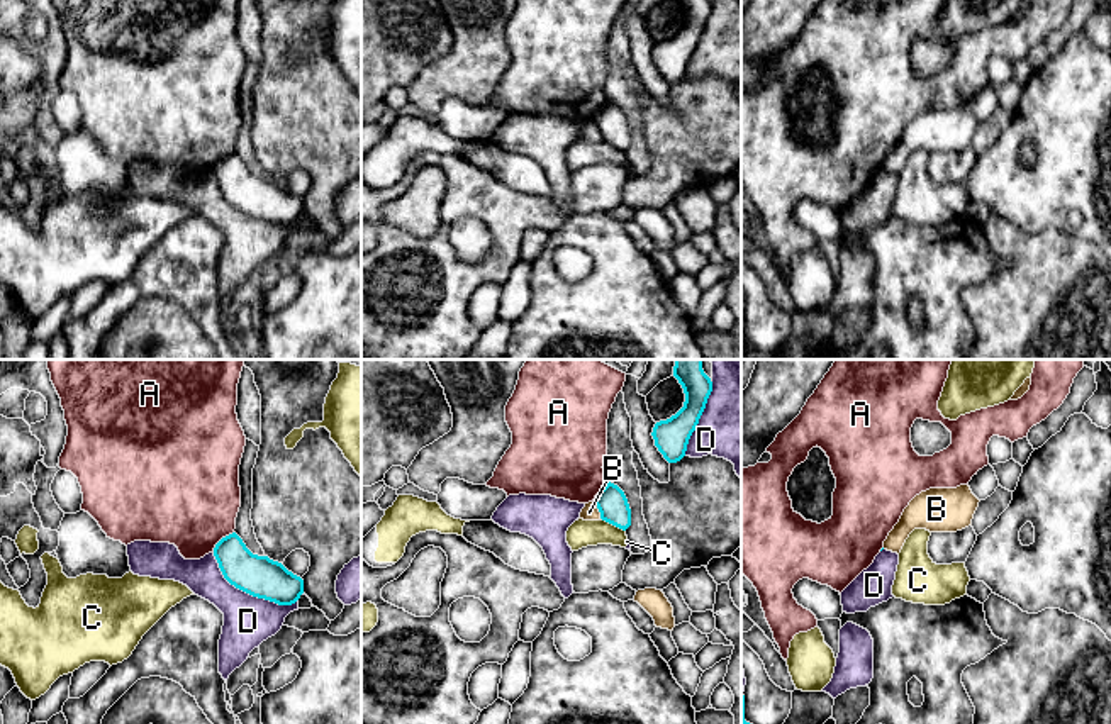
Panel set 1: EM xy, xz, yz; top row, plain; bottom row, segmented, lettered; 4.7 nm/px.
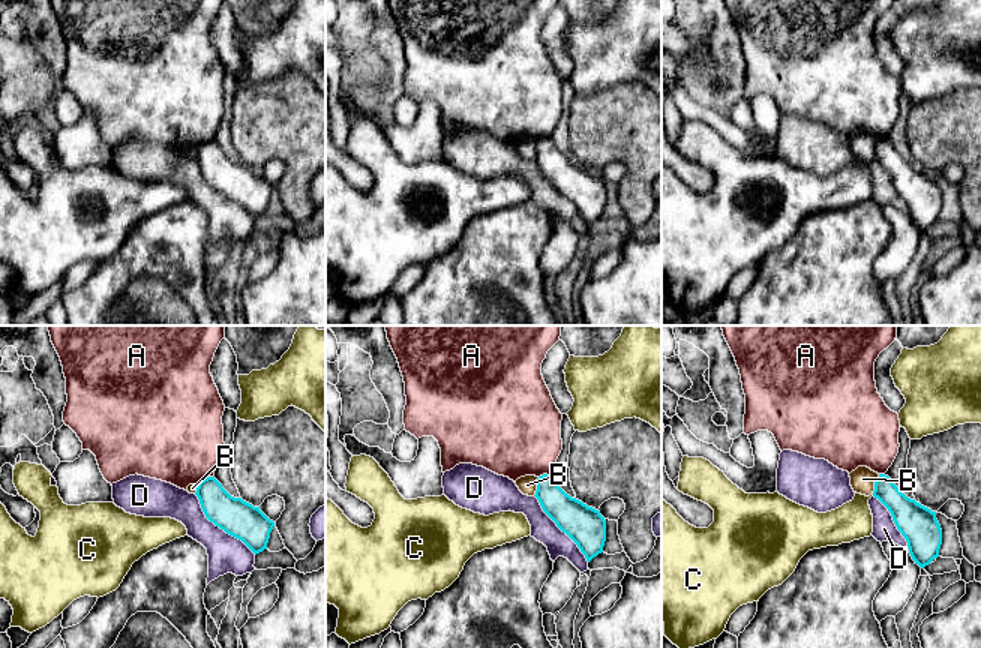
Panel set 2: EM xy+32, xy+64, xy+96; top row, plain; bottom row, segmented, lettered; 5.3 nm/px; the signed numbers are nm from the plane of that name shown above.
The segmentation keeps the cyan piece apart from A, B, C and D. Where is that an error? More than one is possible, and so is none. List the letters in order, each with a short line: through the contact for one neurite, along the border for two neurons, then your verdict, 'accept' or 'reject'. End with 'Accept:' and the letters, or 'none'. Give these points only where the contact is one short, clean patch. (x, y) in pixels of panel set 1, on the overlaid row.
A: line xy (233, 531), (212, 551); reject
B: line xz (592, 502), (602, 519); reject
C: line xz (602, 519), (625, 531); reject
D: reject
Accept: none

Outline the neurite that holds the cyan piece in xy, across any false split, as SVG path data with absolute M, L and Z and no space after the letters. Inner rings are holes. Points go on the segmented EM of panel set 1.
M236 532L215 544L214 556L224 578L253 597L292 605L304 593L300 576L268 556L253 554Z

